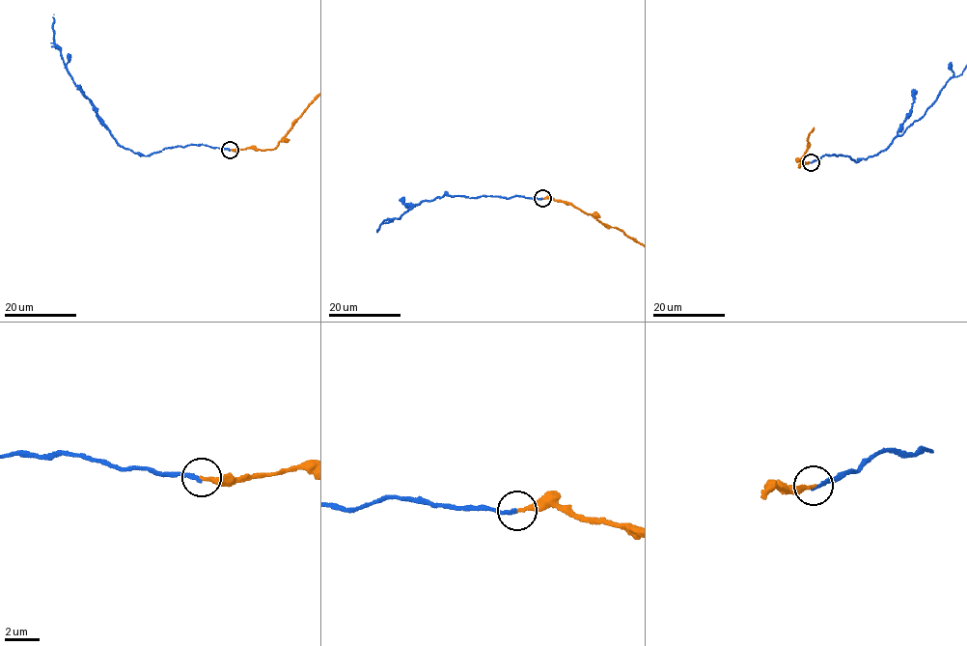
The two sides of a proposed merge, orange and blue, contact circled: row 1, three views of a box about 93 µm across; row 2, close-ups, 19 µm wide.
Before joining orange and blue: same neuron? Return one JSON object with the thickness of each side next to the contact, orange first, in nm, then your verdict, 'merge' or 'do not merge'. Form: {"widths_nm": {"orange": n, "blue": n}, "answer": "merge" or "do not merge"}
{"widths_nm": {"orange": 180, "blue": 200}, "answer": "do not merge"}

